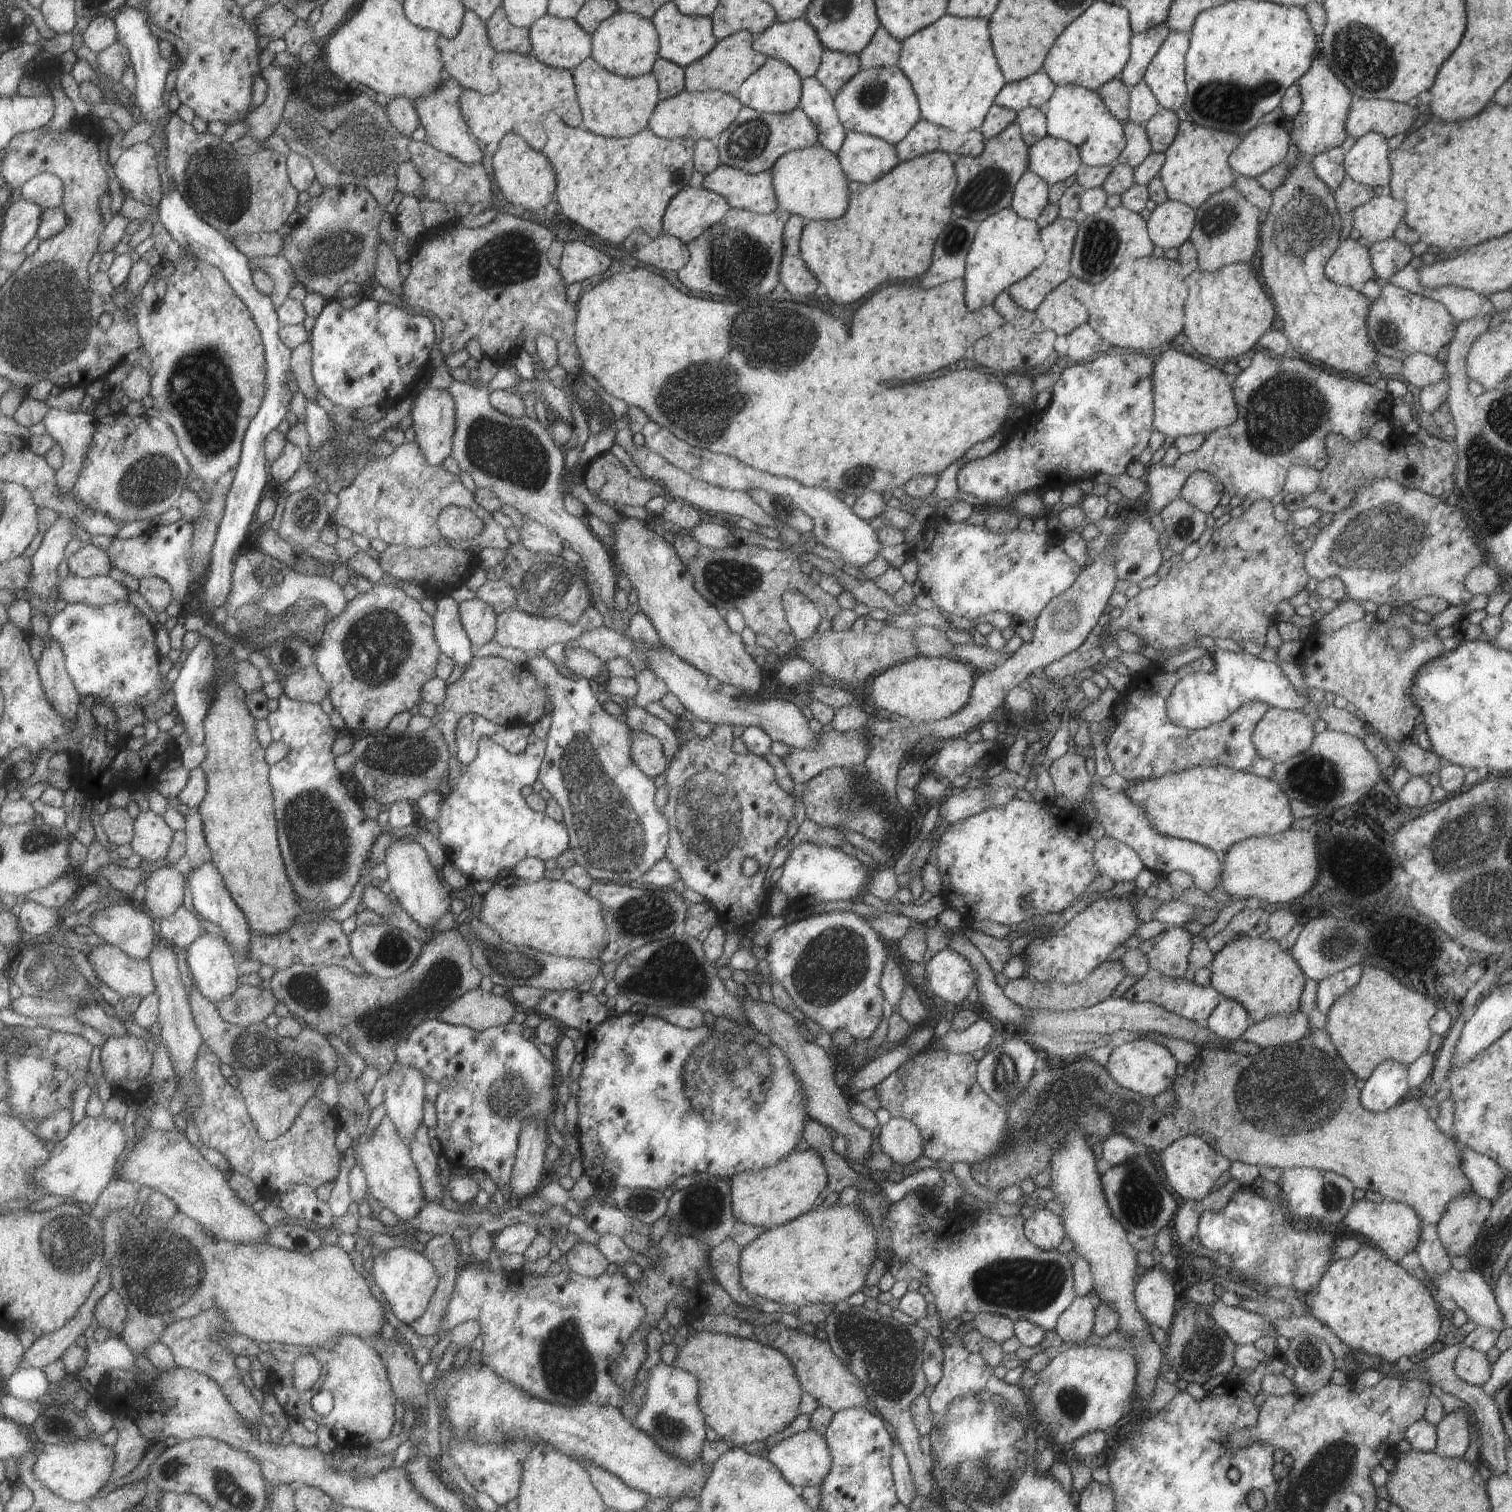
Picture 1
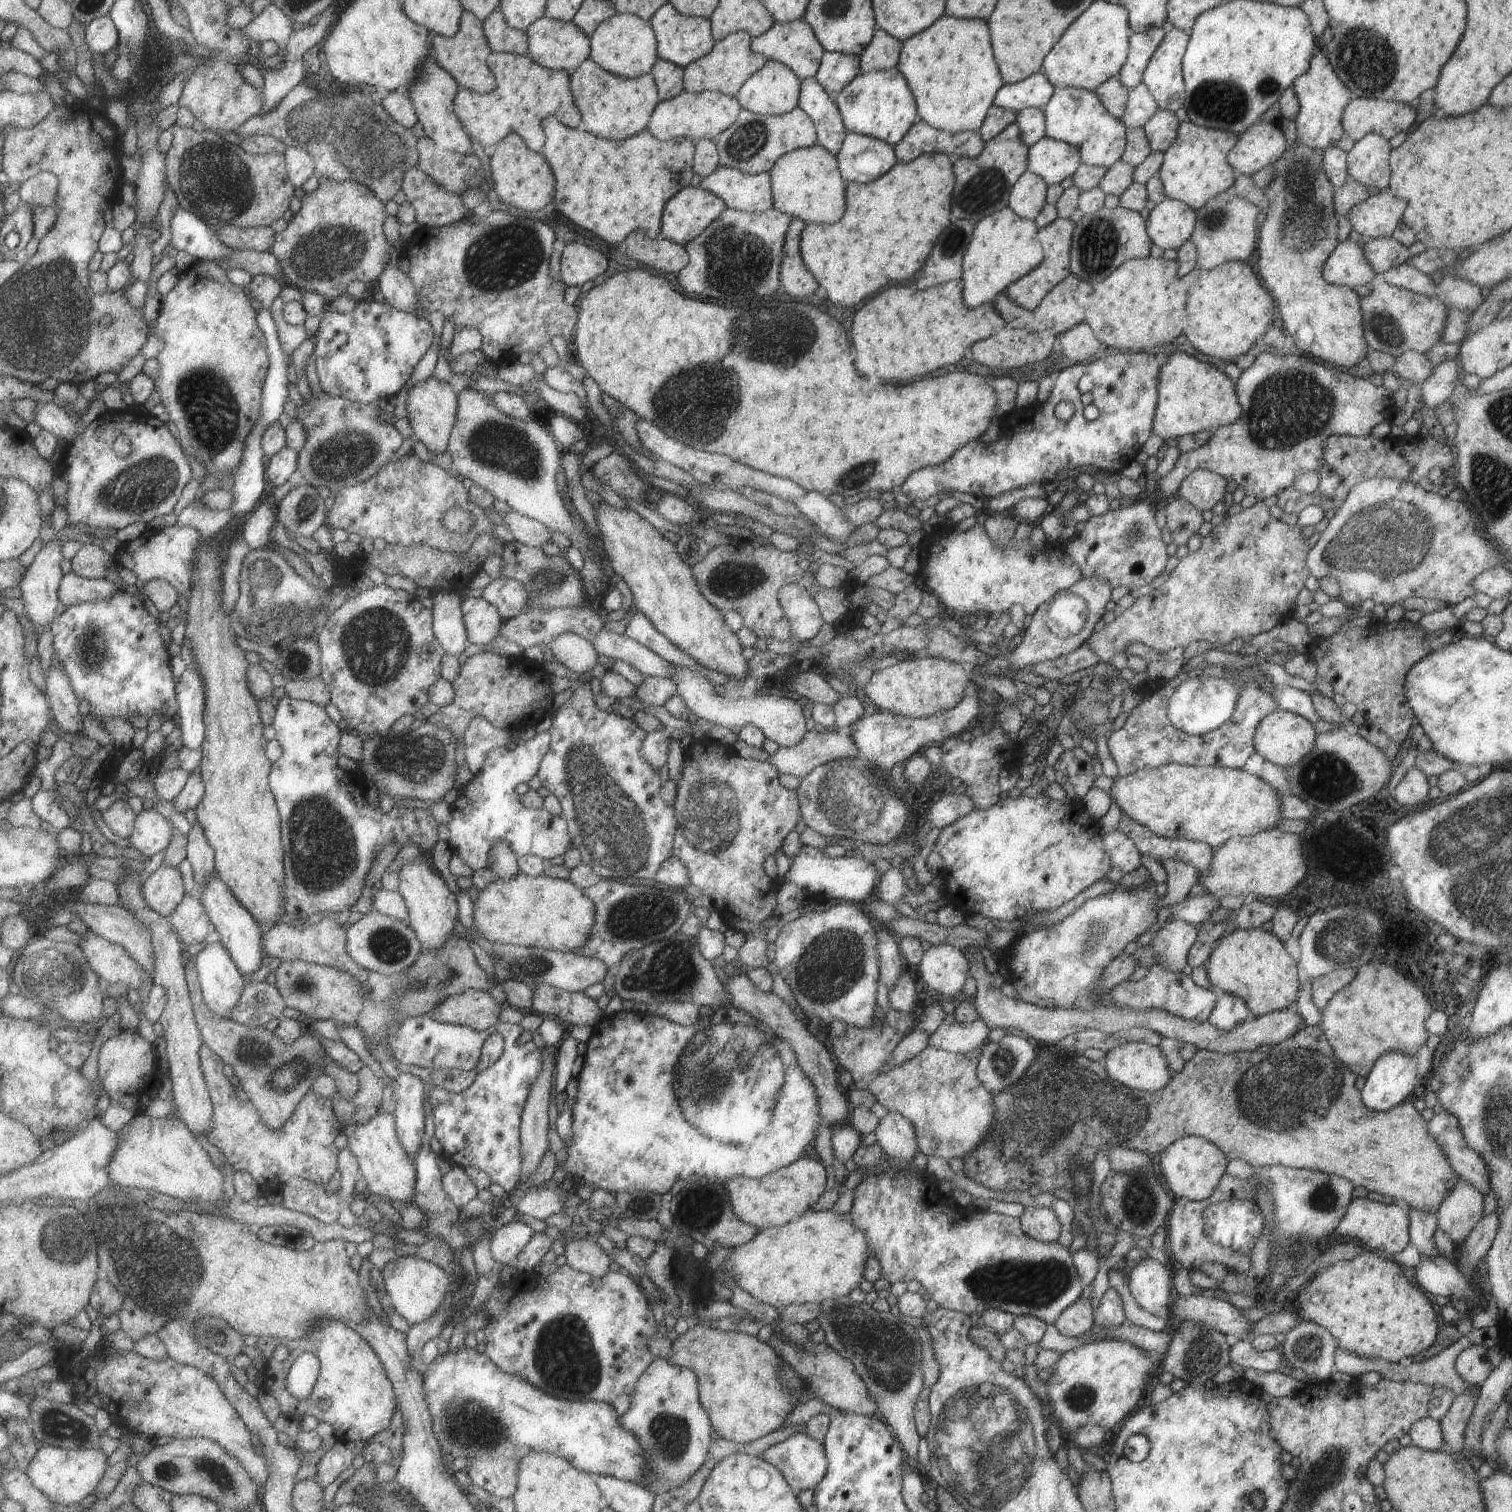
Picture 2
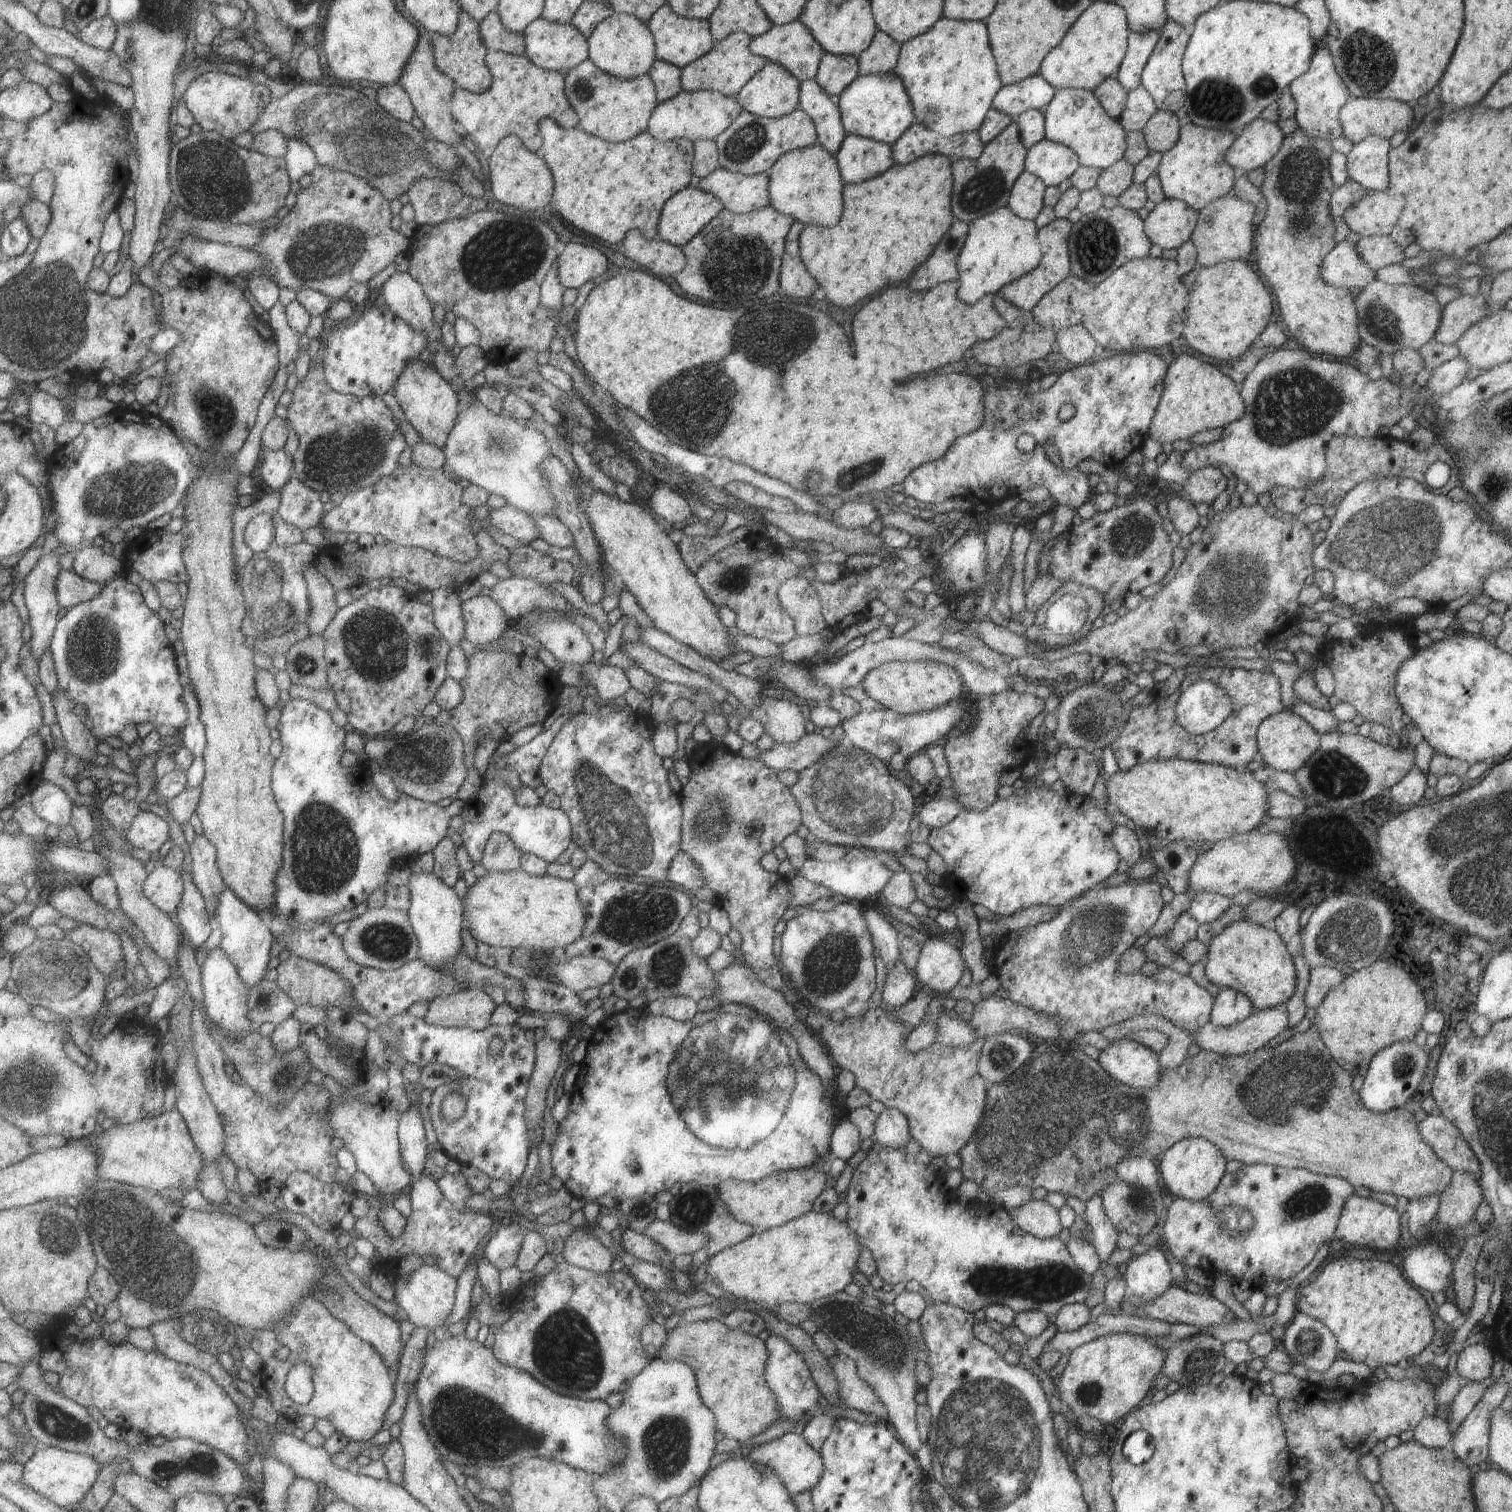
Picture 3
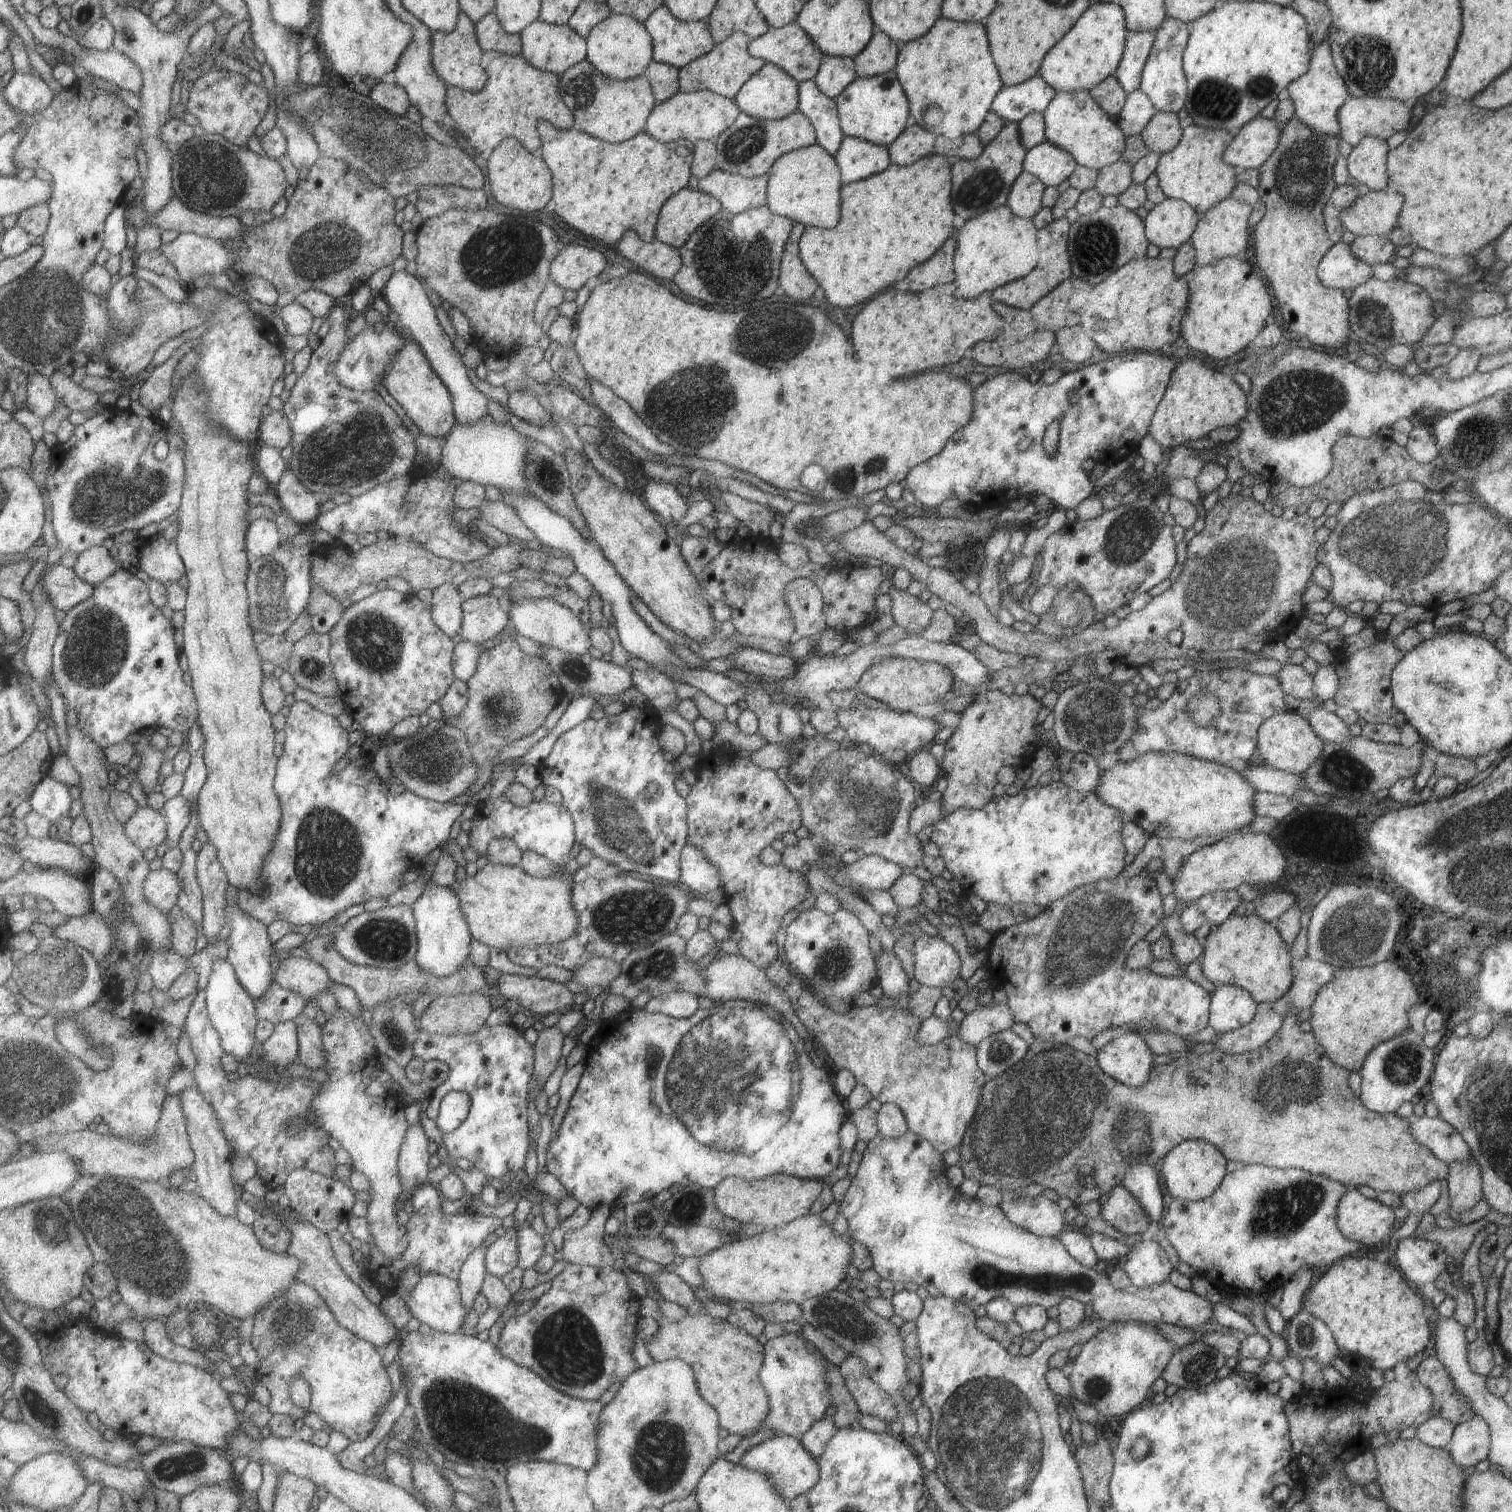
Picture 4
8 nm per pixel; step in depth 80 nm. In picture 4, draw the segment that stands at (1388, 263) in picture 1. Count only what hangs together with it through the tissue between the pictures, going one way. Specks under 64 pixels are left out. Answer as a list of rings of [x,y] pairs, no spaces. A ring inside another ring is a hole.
[[[1384,235],[1354,236],[1349,245],[1351,254],[1370,267],[1377,263],[1390,264],[1395,257],[1393,243]]]

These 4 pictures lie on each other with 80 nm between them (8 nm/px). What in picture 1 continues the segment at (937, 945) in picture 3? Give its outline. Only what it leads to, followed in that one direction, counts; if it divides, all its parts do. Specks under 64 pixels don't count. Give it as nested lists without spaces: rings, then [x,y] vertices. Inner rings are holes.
[[[949,947],[936,952],[924,966],[924,977],[931,991],[950,1007],[966,1004],[966,996],[974,984],[971,965]]]

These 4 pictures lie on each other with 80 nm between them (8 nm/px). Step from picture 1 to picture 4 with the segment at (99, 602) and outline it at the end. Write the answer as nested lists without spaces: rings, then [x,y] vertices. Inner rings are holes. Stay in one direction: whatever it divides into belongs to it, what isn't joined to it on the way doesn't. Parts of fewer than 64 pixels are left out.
[[[61,564],[50,565],[40,584],[61,615],[81,601],[91,598],[96,590],[91,583],[85,582],[74,568],[66,568]]]

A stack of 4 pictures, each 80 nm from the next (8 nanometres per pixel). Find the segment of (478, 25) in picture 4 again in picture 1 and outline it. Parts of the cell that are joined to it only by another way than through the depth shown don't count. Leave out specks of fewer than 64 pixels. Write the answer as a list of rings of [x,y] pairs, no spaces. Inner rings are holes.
[[[499,7],[484,21],[486,33],[495,53],[509,51],[520,55],[529,55],[531,43],[528,28],[513,26]]]

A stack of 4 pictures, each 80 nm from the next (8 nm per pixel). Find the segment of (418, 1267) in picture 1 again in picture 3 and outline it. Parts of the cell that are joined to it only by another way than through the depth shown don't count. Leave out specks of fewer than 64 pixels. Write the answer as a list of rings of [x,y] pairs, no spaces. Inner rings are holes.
[[[424,1263],[413,1274],[398,1277],[391,1286],[394,1289],[393,1301],[415,1327],[427,1327],[432,1330],[448,1322],[455,1300],[456,1278],[437,1268],[437,1265]]]

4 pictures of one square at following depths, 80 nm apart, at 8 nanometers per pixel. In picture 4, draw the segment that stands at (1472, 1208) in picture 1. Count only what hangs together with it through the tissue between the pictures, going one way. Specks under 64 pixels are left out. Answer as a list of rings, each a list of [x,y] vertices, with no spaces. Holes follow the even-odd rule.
[[[1469,1155],[1462,1161],[1448,1162],[1446,1176],[1448,1211],[1457,1220],[1460,1212],[1471,1208],[1482,1195],[1482,1176],[1478,1162]]]

